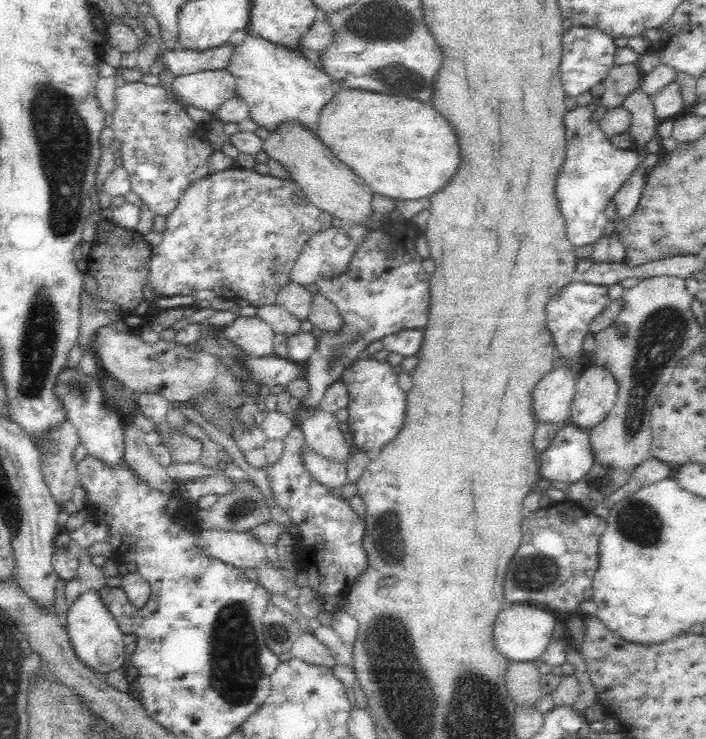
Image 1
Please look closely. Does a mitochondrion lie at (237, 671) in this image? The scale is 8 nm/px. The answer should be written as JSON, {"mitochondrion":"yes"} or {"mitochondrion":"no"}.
{"mitochondrion":"yes"}

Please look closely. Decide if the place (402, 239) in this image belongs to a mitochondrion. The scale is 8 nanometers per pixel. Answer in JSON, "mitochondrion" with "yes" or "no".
{"mitochondrion":"no"}

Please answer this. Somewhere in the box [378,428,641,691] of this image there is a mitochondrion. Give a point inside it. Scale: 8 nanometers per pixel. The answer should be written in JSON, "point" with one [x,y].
{"point":[535,573]}

